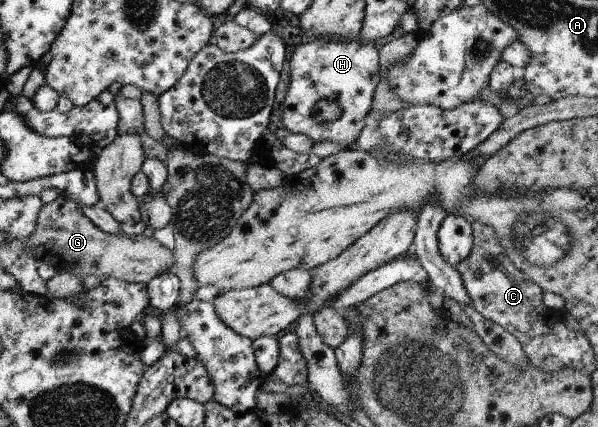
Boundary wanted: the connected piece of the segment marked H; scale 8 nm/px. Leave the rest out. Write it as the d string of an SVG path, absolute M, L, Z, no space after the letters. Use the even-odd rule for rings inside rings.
M314 37L305 38L298 44L292 53L290 60L290 86L284 100L284 112L282 121L284 128L295 134L306 134L314 143L322 141L340 142L345 148L355 147L360 132L366 127L364 118L370 112L373 95L380 82L380 56L373 42L349 39ZM318 100L334 100L342 108L342 116L332 122L318 122L312 116L312 108Z

